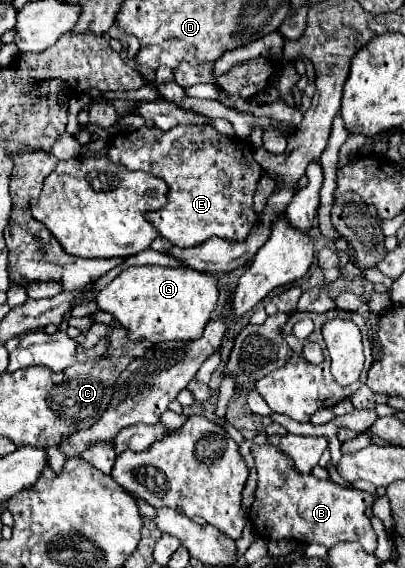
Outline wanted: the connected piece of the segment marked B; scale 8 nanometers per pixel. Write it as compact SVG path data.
M252 446L258 470L256 498L248 510L248 518L262 540L288 538L294 542L322 544L326 548L336 542L360 542L366 552L376 550L376 534L364 514L368 496L362 490L340 486L332 480L318 480L312 474L298 474L290 466L290 458L274 446Z

